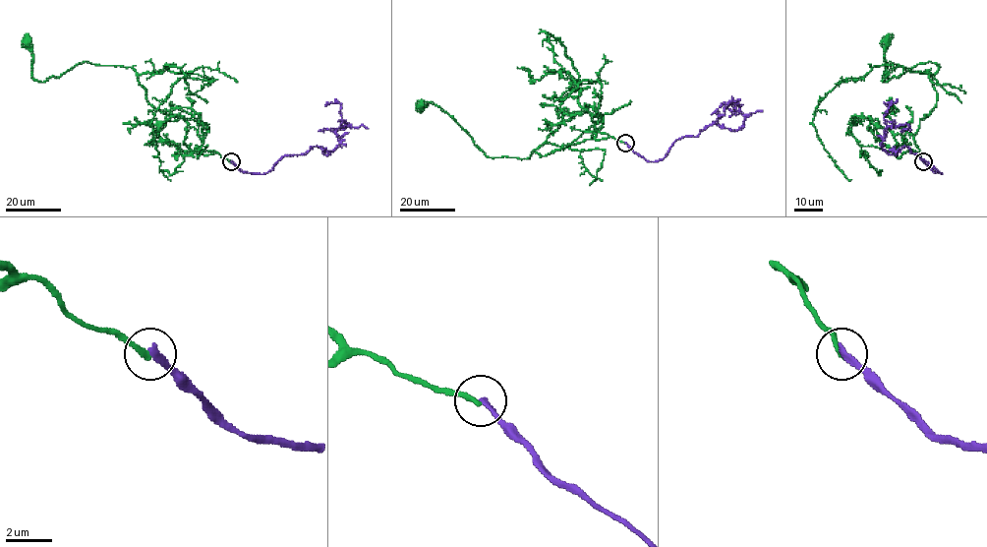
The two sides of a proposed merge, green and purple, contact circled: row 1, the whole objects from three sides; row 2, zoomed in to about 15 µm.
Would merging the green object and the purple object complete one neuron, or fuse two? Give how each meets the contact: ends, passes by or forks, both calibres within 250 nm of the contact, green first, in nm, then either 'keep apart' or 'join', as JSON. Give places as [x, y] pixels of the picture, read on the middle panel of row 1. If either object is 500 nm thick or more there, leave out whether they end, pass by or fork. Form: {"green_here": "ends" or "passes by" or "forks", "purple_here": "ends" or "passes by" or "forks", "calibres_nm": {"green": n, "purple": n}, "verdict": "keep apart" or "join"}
{"green_here": "ends", "purple_here": "ends", "calibres_nm": {"green": 240, "purple": 240}, "verdict": "keep apart"}

